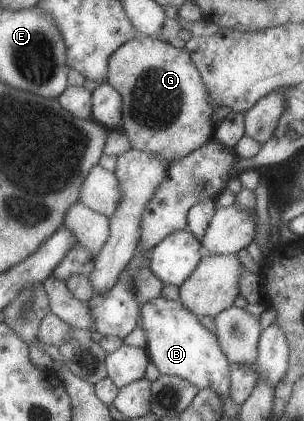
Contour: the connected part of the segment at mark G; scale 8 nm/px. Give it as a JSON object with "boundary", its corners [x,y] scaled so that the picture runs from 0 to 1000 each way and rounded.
{"boundary":[[[454,83],[414,97],[375,119],[349,159],[349,195],[391,221],[401,245],[401,311],[428,337],[434,356],[454,356],[513,373],[533,373],[559,387],[586,380],[625,359],[701,328],[707,297],[691,287],[704,257],[678,226],[678,207],[615,121],[576,114],[553,97],[493,93]]]}

